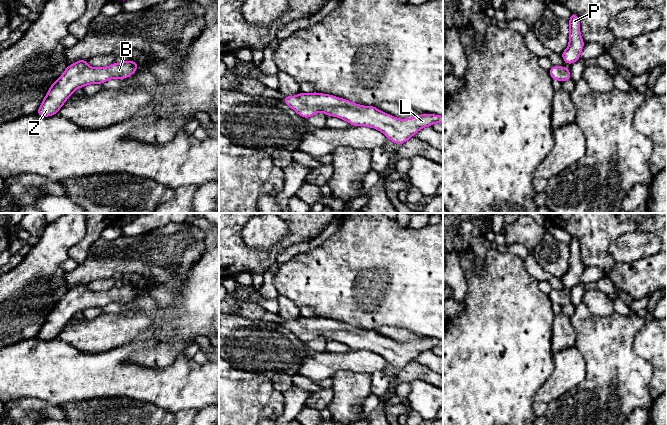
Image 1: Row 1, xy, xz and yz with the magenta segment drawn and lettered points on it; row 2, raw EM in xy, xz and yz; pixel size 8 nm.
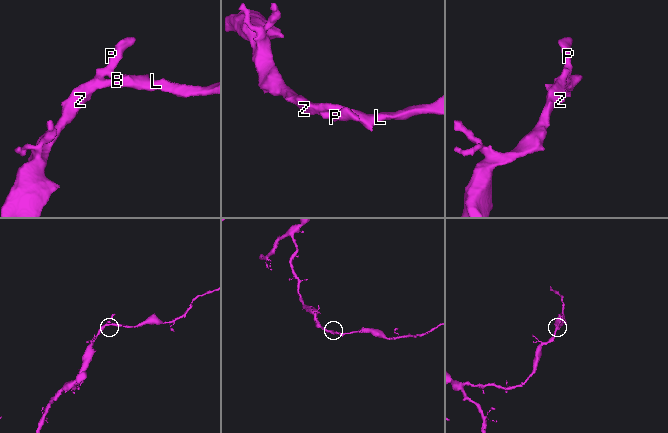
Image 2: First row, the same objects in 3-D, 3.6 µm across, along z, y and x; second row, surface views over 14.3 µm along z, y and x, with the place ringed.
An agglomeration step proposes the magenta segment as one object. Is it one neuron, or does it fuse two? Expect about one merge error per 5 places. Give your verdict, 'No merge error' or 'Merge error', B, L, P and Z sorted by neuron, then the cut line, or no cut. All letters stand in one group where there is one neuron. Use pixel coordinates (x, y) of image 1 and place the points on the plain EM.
No merge error. Groups: B L P Z. No split

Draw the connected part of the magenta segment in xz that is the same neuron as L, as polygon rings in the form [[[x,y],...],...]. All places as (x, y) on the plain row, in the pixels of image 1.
[[[317,316],[285,320],[282,325],[305,343],[318,336],[324,336],[327,340],[338,341],[352,350],[366,350],[379,354],[396,368],[404,368],[424,351],[432,350],[434,347],[443,348],[441,339],[419,338],[416,341],[398,343],[375,330],[363,330],[334,319]]]

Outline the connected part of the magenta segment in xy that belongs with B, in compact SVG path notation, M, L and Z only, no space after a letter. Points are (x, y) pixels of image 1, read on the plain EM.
M85 283L78 284L51 309L36 338L44 341L58 338L76 313L89 308L103 308L109 303L128 302L136 296L138 289L138 286L124 284L108 291L94 292L88 290Z

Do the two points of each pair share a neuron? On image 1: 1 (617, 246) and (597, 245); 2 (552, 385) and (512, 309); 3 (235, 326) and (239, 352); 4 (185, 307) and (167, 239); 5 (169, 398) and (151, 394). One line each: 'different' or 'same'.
1: different
2: different
3: same
4: different
5: same

